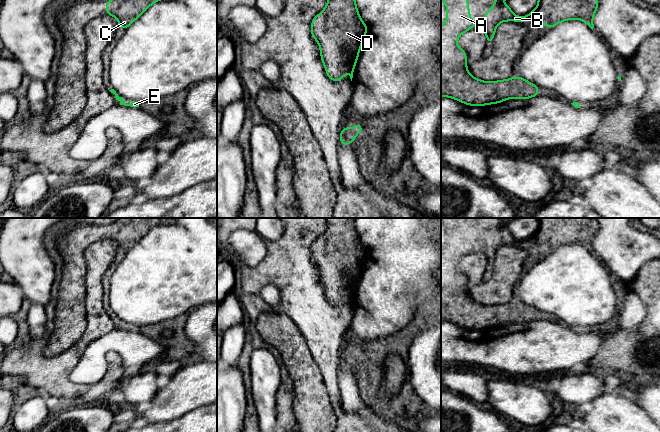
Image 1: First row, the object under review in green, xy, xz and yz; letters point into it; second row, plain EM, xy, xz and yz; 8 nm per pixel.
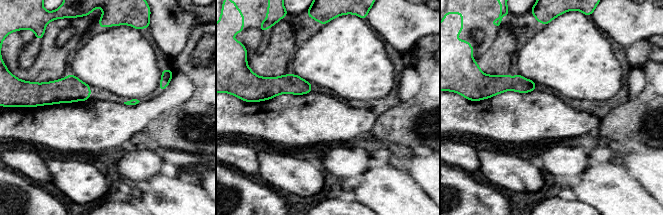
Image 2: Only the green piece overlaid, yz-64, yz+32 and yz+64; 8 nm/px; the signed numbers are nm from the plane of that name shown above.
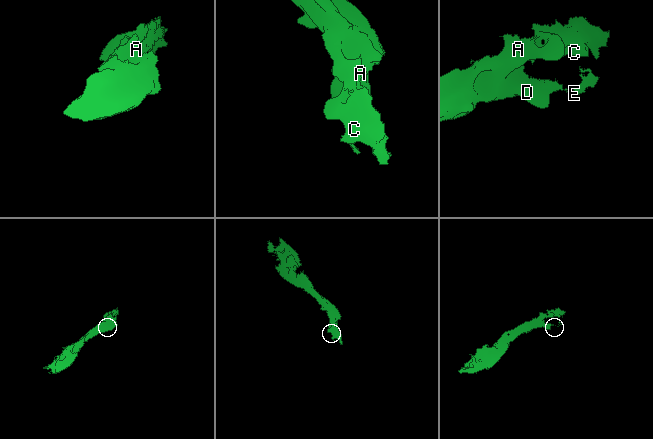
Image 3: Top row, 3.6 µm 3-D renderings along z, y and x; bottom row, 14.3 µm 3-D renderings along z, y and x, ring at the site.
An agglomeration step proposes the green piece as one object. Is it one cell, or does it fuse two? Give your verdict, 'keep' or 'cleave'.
keep

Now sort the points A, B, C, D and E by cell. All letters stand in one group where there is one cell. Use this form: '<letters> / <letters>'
A B C D E

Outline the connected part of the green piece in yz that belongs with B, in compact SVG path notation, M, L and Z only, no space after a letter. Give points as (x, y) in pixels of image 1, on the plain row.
M497 218L493 233L487 234L481 242L480 253L486 257L486 266L494 265L497 249L505 245L542 246L546 251L553 252L566 244L580 243L591 253L594 252L593 241L598 232L598 223L594 218L537 218L536 232L526 240L517 240L508 228L500 225L517 218Z

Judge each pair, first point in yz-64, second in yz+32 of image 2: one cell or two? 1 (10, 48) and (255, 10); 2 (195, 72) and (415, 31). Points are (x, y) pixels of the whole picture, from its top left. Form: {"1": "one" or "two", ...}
{"1": "two", "2": "two"}

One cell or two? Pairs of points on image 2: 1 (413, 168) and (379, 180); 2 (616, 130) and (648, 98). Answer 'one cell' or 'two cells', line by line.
1: two cells
2: one cell

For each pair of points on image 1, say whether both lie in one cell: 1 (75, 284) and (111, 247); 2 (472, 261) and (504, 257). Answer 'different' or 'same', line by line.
1: different
2: same

